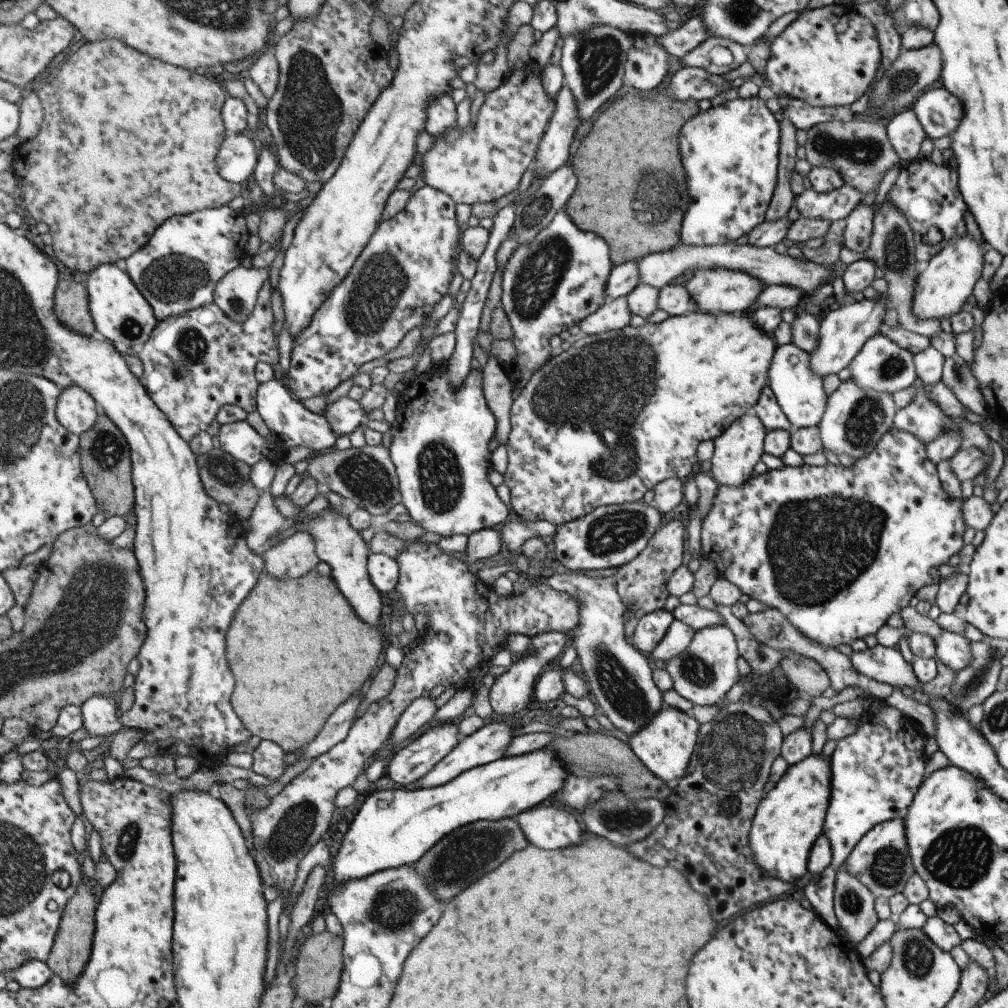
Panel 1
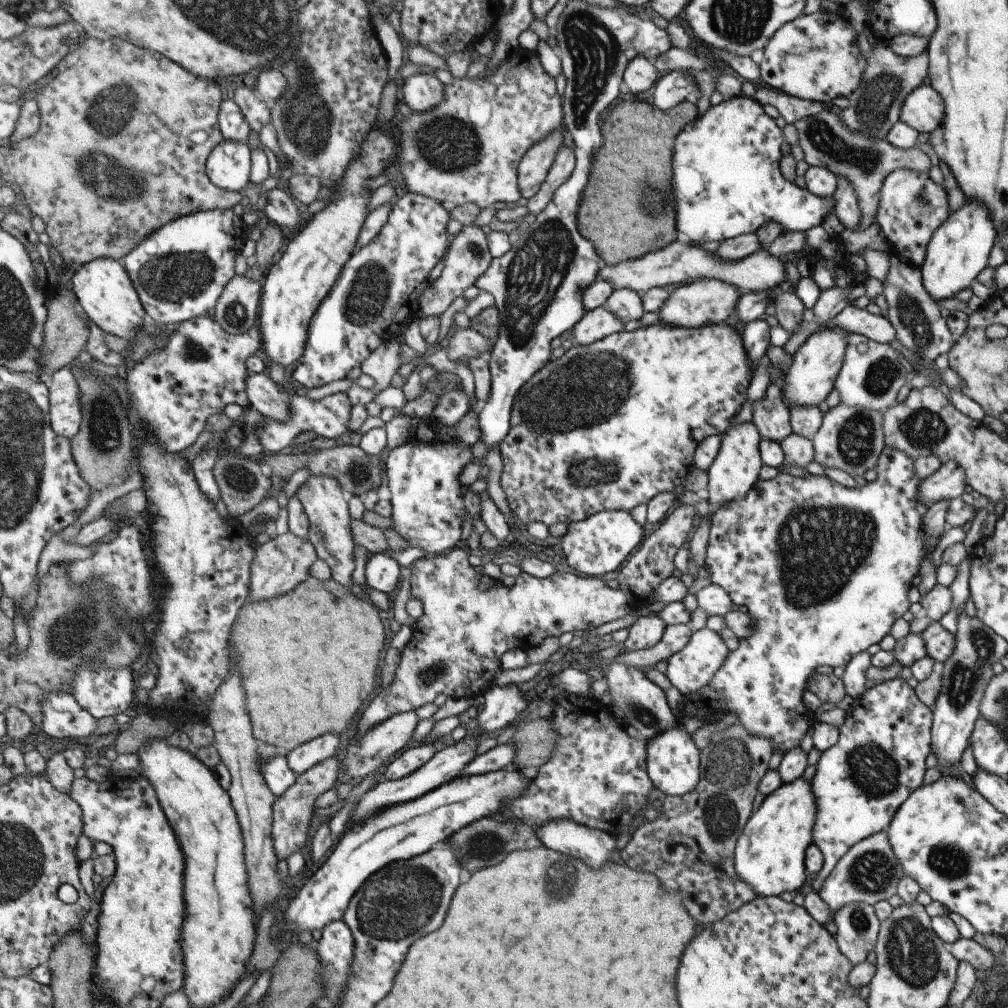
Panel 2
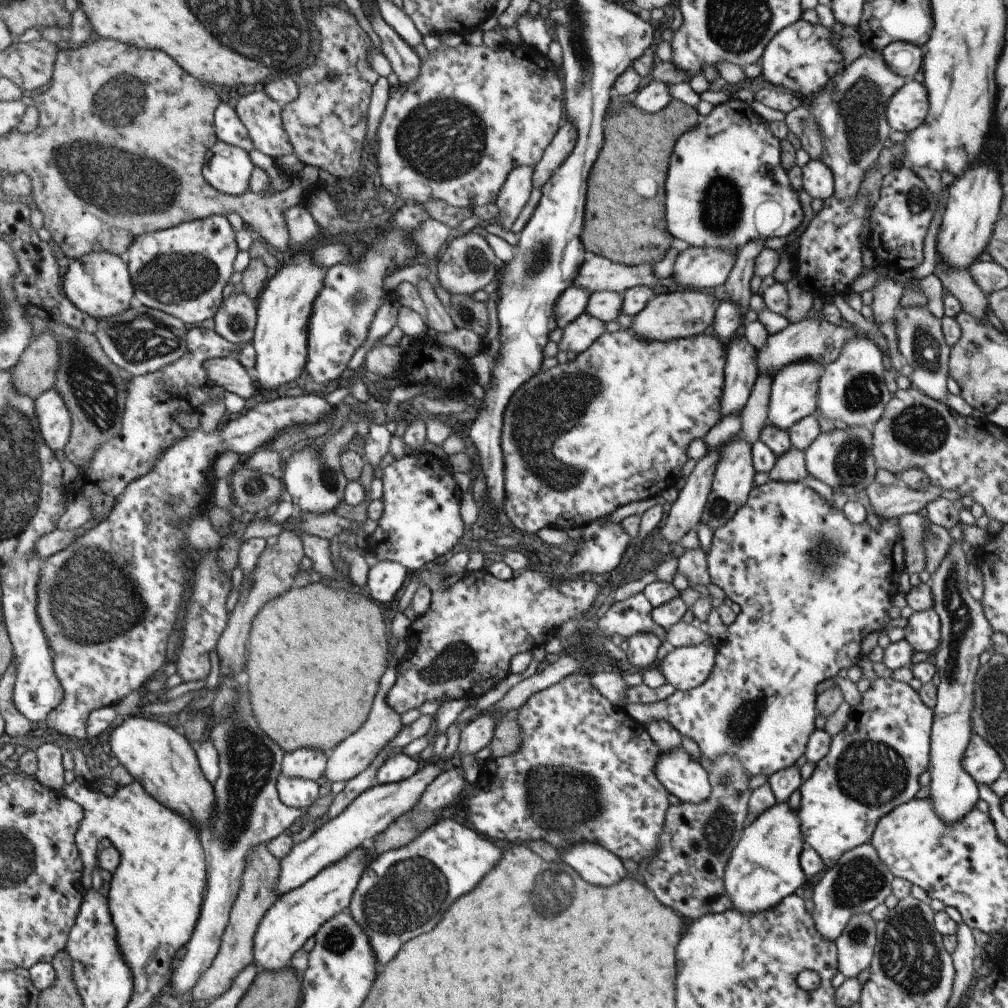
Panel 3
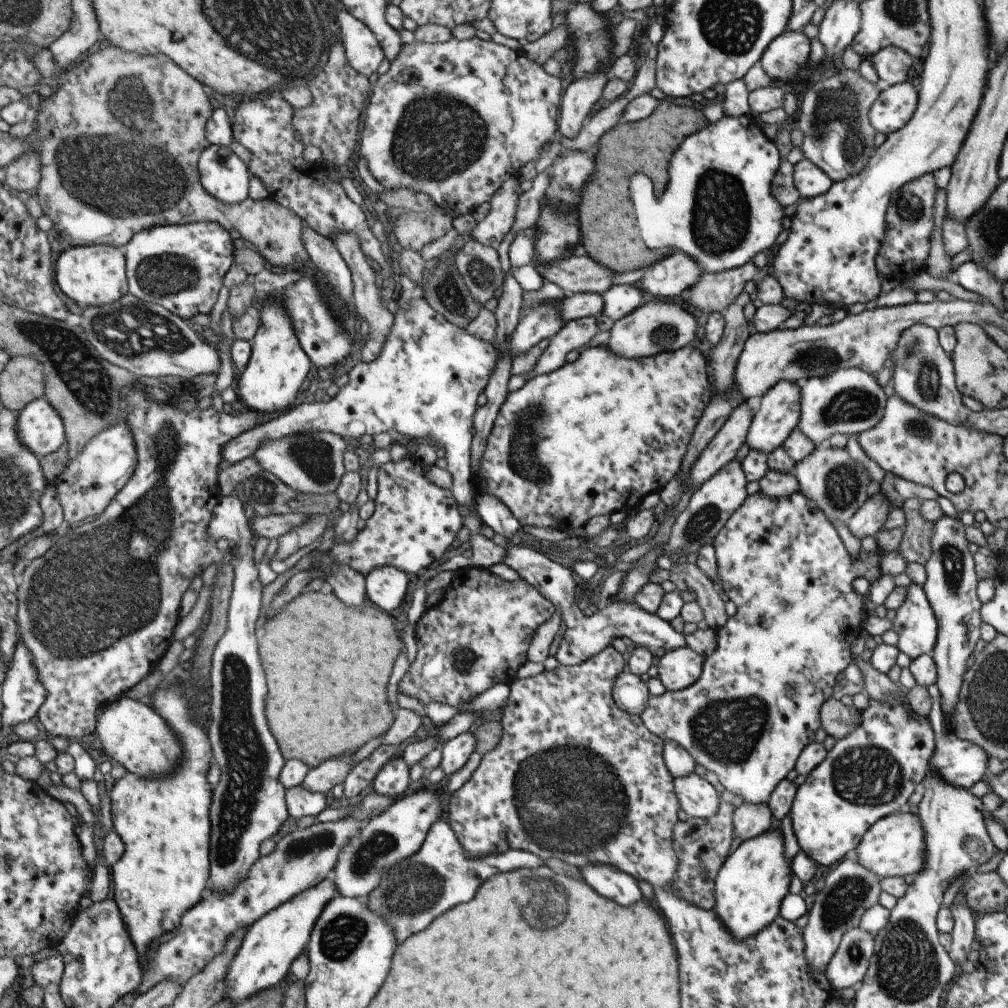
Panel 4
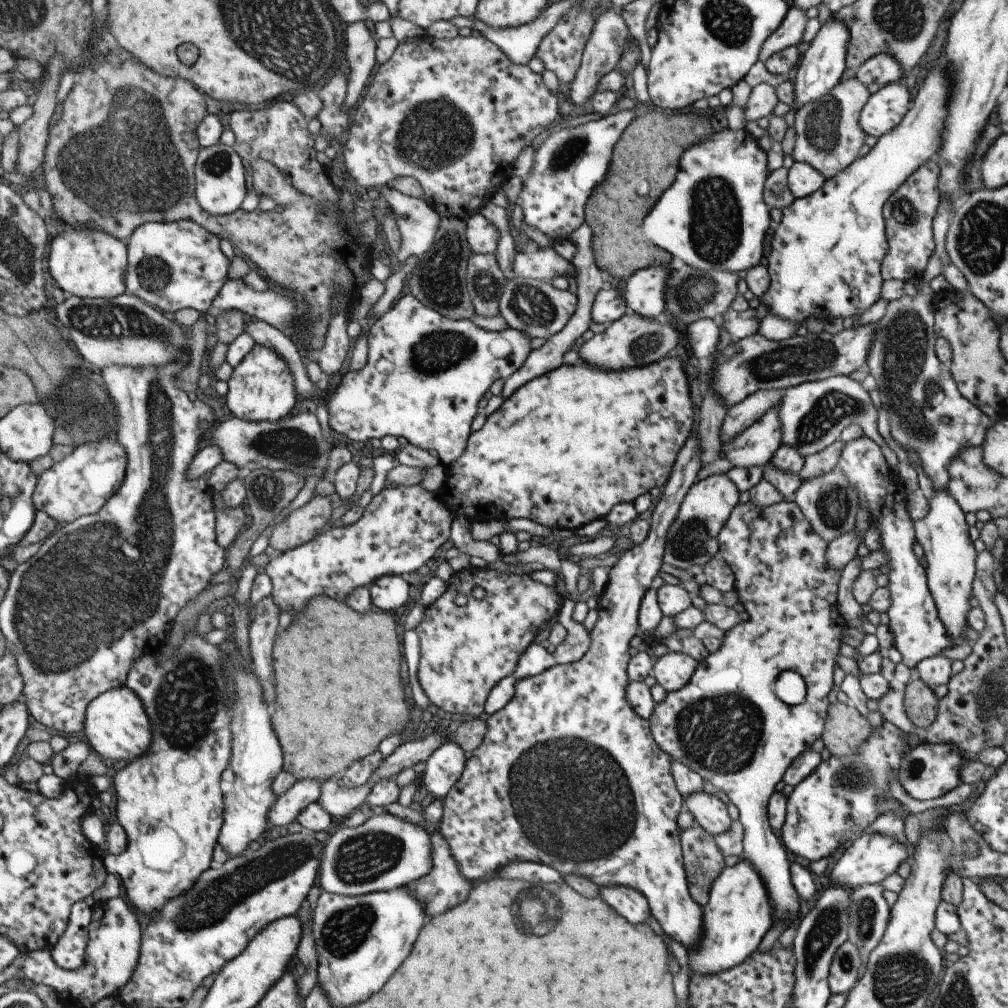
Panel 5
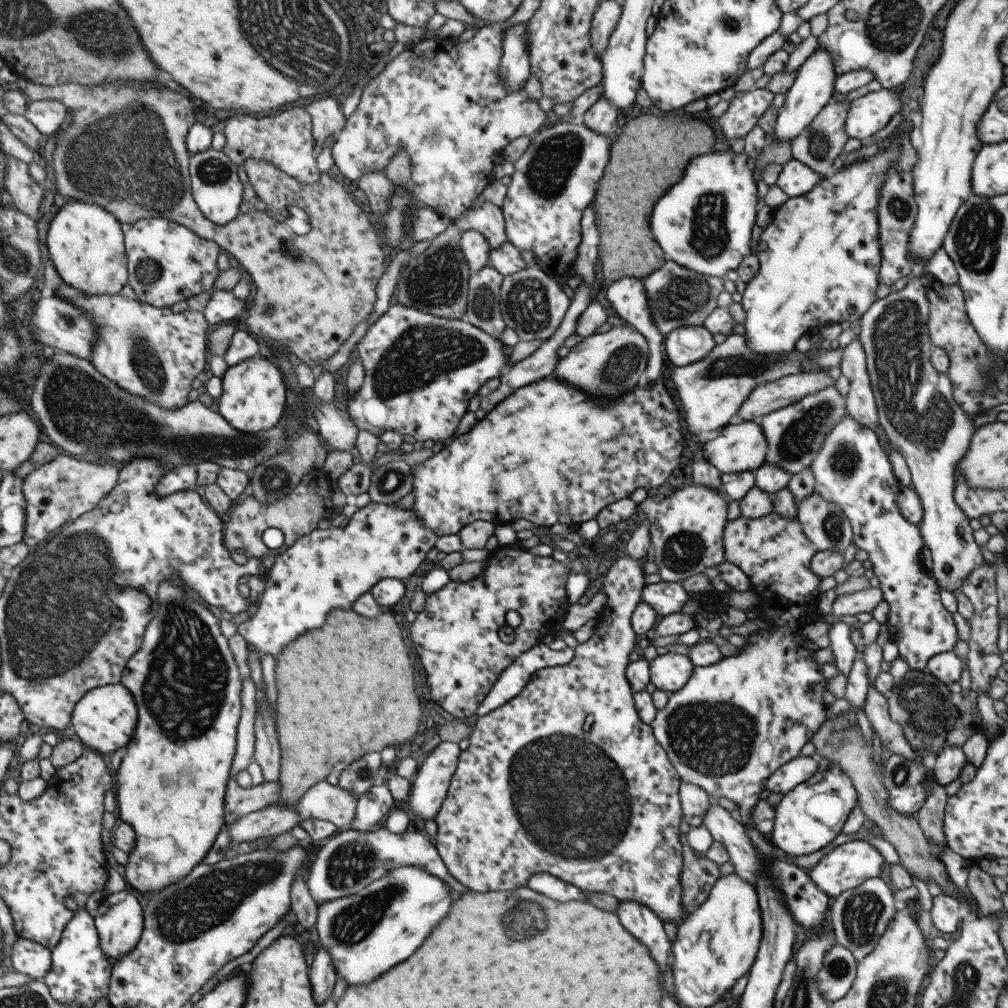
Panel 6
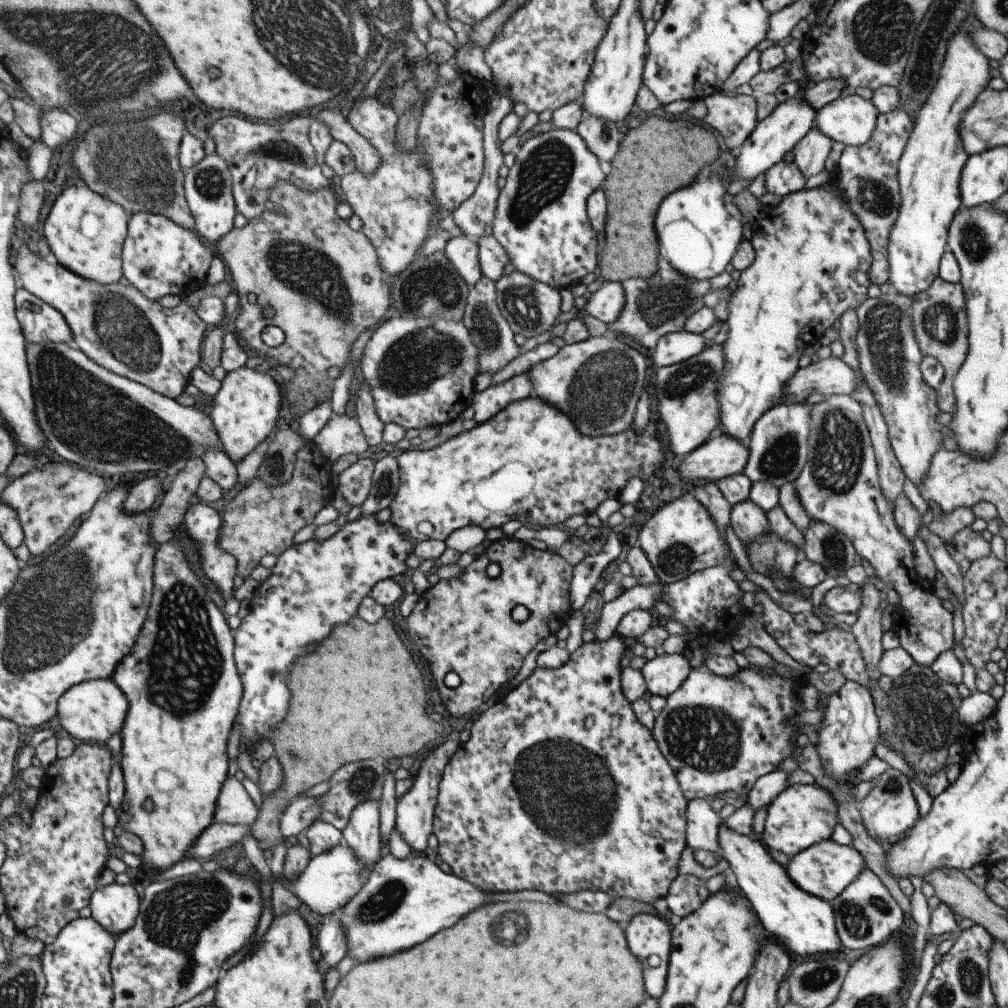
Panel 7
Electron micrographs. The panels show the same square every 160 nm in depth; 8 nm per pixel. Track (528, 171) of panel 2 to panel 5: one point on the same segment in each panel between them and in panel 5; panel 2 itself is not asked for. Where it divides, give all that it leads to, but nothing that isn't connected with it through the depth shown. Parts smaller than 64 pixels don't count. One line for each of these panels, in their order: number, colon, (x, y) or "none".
3: (512, 196)
4: (489, 232)
5: (481, 235)

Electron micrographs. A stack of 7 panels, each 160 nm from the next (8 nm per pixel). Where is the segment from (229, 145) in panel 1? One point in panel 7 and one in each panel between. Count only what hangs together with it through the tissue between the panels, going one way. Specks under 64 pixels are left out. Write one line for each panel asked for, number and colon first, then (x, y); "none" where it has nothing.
2: (228, 165)
3: (226, 168)
4: (222, 175)
5: (219, 173)
6: (216, 191)
7: (207, 185)

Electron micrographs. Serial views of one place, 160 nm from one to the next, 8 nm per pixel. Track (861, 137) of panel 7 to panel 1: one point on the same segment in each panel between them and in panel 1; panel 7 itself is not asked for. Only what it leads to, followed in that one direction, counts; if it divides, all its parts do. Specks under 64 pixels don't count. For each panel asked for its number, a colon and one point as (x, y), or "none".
1: (938, 112)
2: (922, 109)
3: (906, 109)
4: (890, 111)
5: (885, 108)
6: (866, 115)

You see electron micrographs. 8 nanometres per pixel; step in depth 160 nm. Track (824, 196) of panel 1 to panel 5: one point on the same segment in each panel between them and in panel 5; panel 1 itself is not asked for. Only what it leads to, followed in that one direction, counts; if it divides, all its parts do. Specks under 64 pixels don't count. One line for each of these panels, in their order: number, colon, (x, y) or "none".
2: (726, 177)
3: (725, 185)
4: (717, 208)
5: (712, 218)

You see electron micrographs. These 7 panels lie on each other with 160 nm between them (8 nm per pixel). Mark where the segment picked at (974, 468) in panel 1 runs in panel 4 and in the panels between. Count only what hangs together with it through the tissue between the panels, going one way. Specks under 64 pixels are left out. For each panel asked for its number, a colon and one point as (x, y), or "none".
2: (948, 482)
3: (894, 501)
4: (867, 521)

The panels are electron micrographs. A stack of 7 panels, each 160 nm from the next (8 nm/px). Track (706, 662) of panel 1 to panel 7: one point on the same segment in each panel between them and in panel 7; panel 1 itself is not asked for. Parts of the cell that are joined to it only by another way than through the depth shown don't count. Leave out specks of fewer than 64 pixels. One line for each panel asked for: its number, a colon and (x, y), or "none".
2: (692, 668)
3: (684, 668)
4: (677, 669)
5: (672, 670)
6: (669, 672)
7: (662, 675)

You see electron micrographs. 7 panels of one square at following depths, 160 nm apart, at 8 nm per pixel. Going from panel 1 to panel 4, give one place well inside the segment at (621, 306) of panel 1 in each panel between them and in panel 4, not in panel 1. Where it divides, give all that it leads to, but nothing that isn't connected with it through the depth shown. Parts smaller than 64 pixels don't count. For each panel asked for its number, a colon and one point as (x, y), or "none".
2: (598, 322)
3: (577, 336)
4: (572, 336)

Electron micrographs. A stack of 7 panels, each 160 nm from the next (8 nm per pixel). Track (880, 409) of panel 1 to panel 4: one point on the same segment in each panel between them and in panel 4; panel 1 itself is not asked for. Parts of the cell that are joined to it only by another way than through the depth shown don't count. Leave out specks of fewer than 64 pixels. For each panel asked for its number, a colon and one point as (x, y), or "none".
2: (850, 438)
3: (842, 458)
4: (828, 477)

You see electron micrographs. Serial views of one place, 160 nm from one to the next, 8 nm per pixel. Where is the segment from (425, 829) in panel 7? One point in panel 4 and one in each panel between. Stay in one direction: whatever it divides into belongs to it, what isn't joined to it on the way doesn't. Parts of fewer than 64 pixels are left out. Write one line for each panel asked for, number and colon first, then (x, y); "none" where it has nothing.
4: (453, 753)
5: (444, 765)
6: (428, 789)

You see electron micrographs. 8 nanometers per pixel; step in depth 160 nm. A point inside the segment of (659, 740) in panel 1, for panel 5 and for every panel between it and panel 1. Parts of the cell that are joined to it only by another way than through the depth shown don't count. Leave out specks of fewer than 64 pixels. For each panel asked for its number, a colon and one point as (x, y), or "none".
2: (671, 763)
3: (682, 776)
4: (696, 797)
5: (708, 811)

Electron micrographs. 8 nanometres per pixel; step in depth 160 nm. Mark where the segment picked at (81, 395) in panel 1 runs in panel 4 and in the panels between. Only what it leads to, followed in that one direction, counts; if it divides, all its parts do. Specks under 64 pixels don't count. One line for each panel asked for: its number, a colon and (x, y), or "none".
2: (64, 409)
3: (54, 421)
4: (40, 429)

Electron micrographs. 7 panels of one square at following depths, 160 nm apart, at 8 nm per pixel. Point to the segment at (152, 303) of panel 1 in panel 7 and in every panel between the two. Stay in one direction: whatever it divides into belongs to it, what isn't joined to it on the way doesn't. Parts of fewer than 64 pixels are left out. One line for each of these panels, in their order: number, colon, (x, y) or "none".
2: (178, 272)
3: (181, 270)
4: (180, 267)
5: (174, 265)
6: (167, 263)
7: (159, 258)

